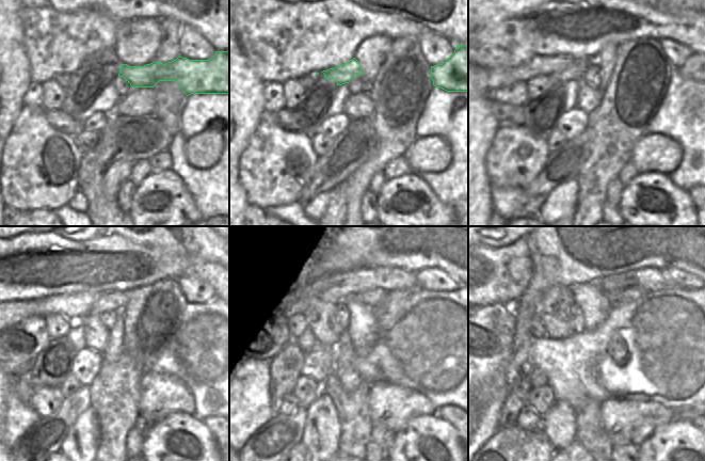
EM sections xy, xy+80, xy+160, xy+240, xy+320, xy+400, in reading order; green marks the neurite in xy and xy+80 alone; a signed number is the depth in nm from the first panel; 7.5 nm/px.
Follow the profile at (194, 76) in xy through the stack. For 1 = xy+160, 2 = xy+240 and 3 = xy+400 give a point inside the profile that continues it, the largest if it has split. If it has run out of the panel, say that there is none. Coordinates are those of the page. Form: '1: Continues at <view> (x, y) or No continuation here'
1: Continues at xy+160 (494, 78)
2: Continues at xy+240 (12, 312)
3: Continues at xy+400 (513, 304).

